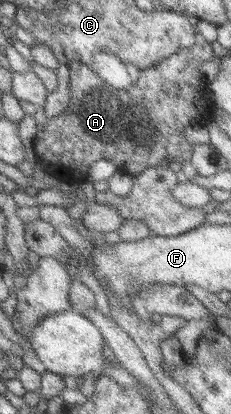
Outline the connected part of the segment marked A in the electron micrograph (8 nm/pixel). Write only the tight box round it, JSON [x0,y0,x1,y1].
[34,34,213,186]

